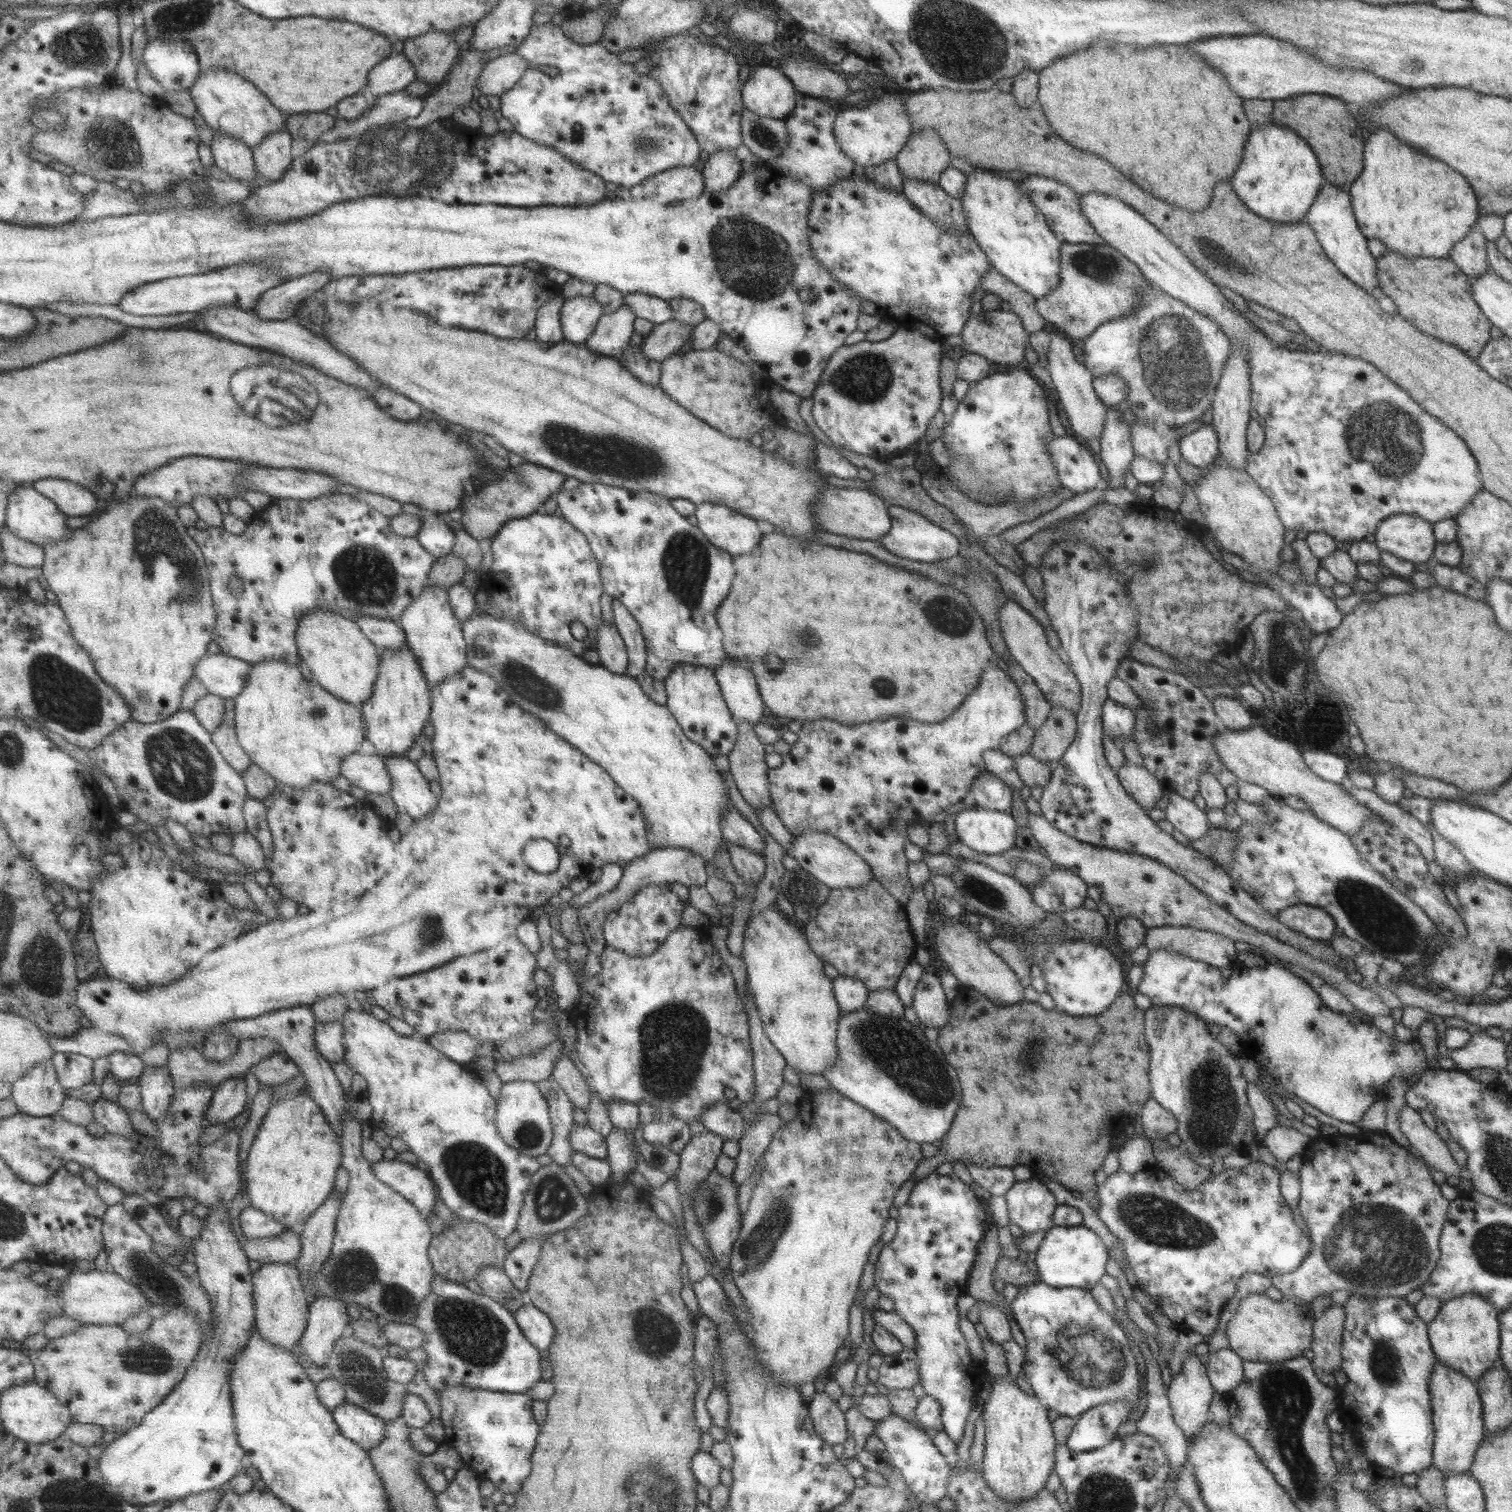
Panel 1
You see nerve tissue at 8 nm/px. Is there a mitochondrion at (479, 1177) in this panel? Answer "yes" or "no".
yes

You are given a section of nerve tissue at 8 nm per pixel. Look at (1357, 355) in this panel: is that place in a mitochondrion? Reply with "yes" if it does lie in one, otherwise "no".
no

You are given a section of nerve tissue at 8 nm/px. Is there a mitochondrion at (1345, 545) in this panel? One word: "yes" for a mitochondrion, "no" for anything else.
no

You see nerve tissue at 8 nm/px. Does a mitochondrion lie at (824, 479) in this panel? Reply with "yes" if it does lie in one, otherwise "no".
no

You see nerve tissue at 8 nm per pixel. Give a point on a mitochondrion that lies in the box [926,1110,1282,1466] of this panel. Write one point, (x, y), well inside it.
(1088, 1353)

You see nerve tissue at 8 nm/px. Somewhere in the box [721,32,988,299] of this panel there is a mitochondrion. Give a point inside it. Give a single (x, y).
(764, 137)

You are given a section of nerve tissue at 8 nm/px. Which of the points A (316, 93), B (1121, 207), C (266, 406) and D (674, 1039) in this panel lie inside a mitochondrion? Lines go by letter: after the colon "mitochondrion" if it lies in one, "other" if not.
A: other
B: other
C: mitochondrion
D: mitochondrion

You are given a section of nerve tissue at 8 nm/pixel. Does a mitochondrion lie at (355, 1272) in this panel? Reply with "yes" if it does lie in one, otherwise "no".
yes

